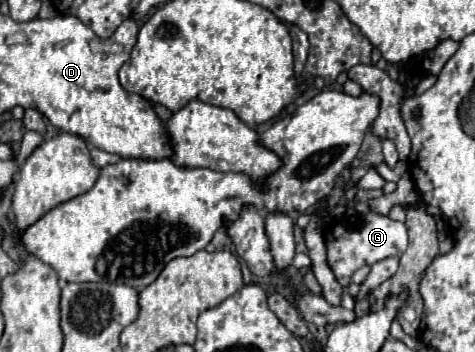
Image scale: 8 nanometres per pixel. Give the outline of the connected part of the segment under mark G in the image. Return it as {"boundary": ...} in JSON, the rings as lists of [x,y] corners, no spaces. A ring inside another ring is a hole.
{"boundary":[[[370,210],[368,214],[362,214],[362,222],[358,226],[350,226],[346,222],[338,222],[338,224],[330,226],[324,232],[324,244],[326,244],[328,266],[334,272],[340,286],[346,288],[352,282],[352,276],[358,268],[362,268],[366,264],[372,266],[378,260],[384,260],[390,256],[402,256],[404,250],[408,248],[408,230],[406,230],[404,222],[390,220],[388,216],[382,216],[382,214],[376,214]]]}

